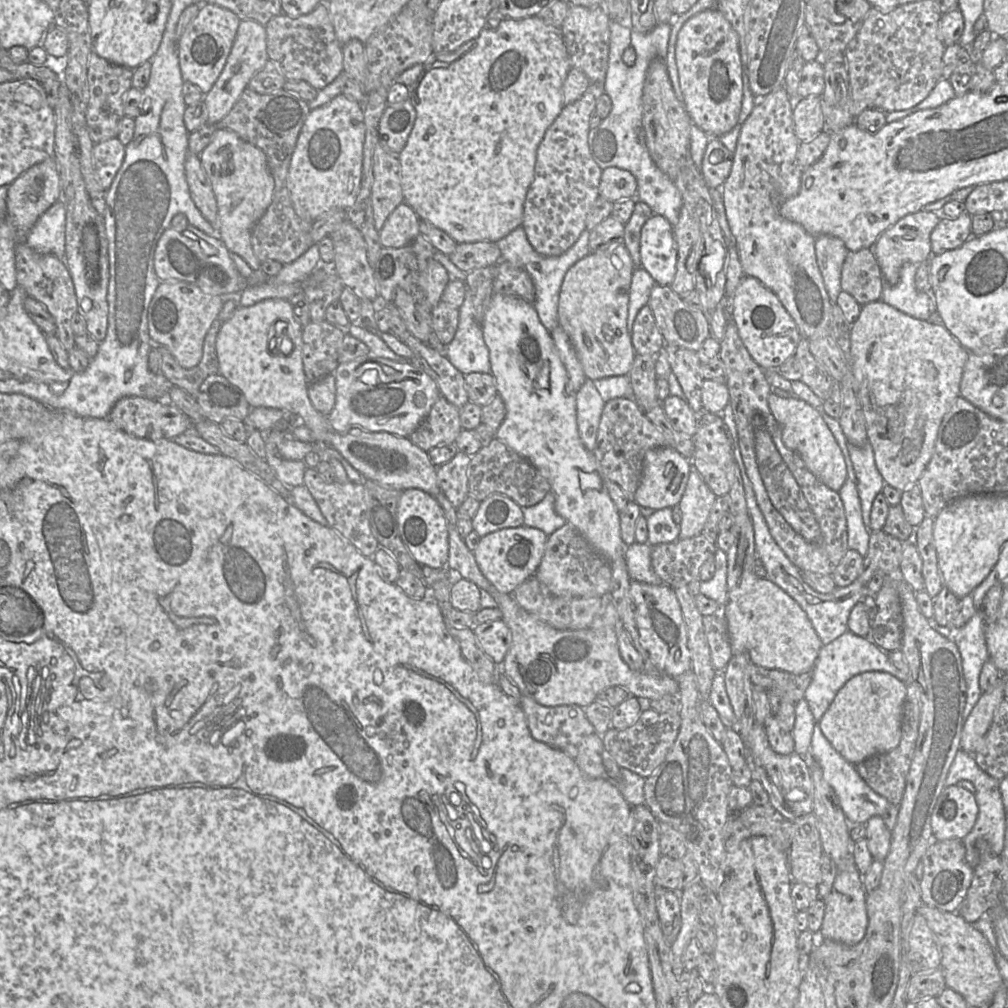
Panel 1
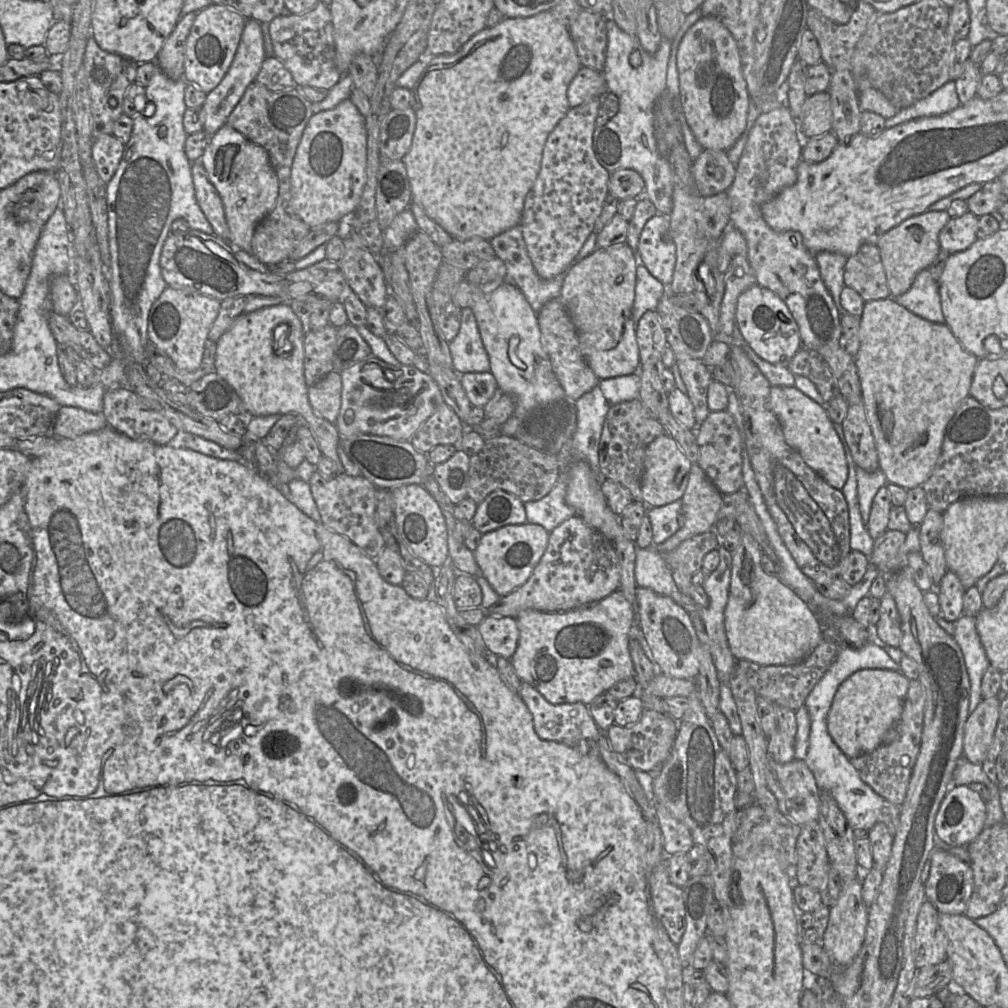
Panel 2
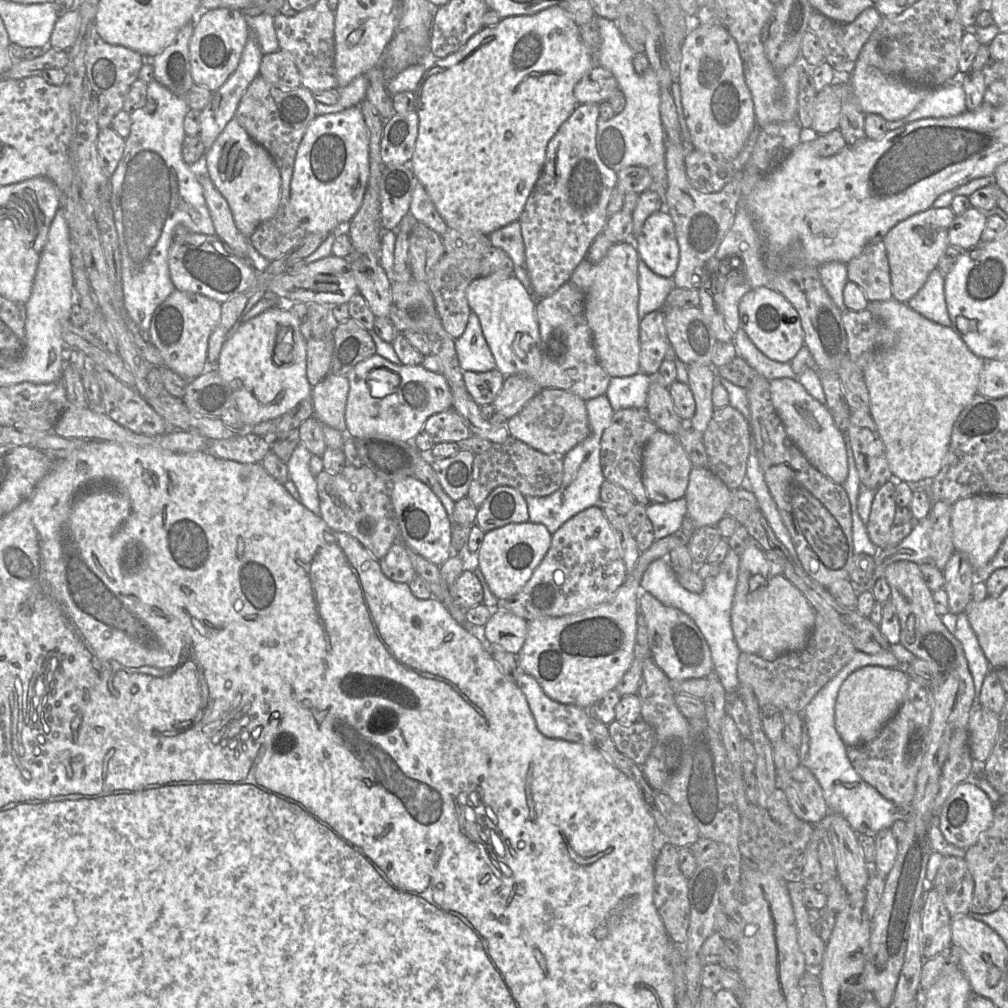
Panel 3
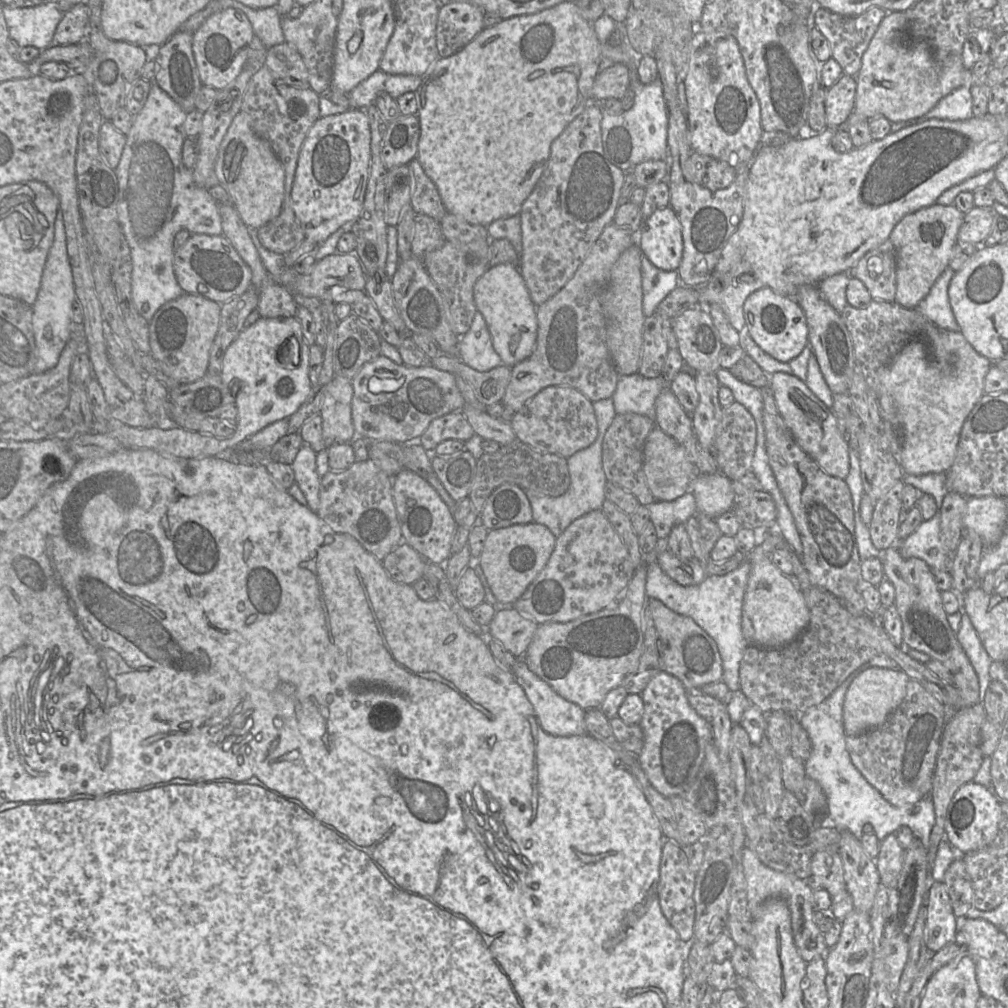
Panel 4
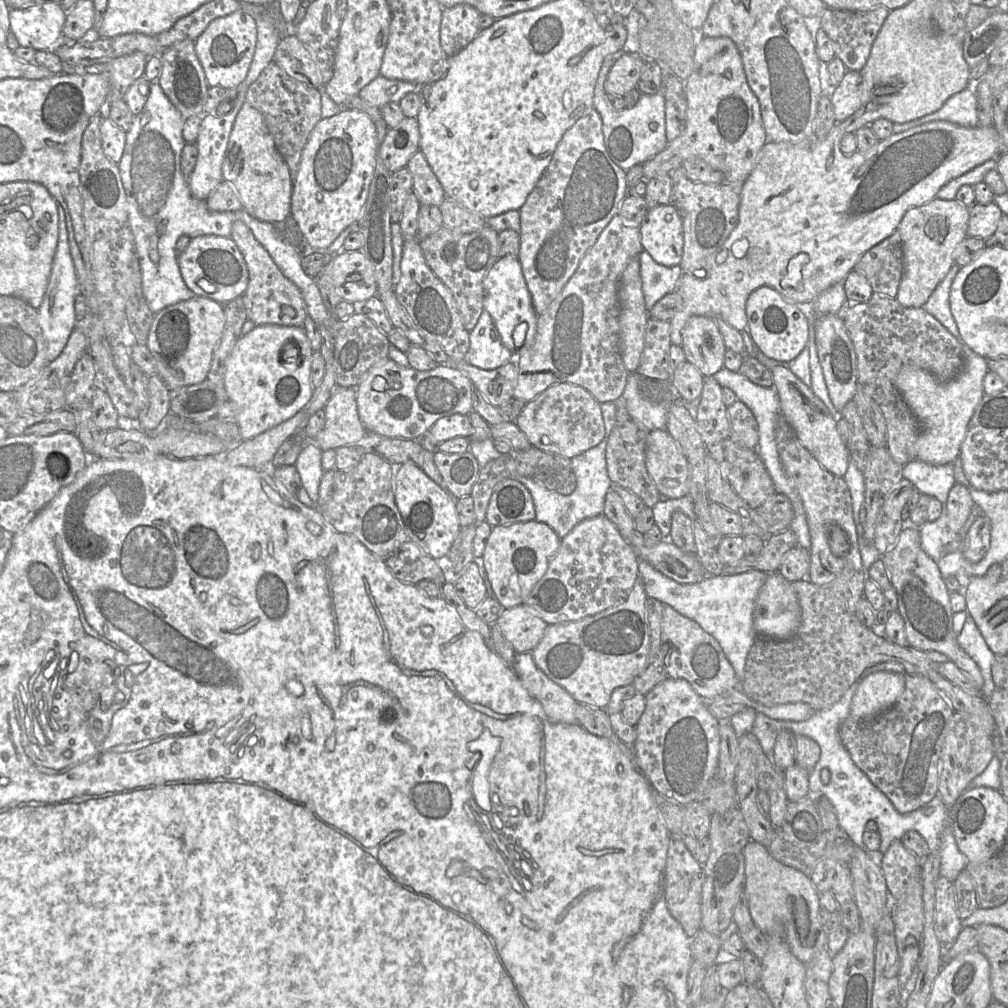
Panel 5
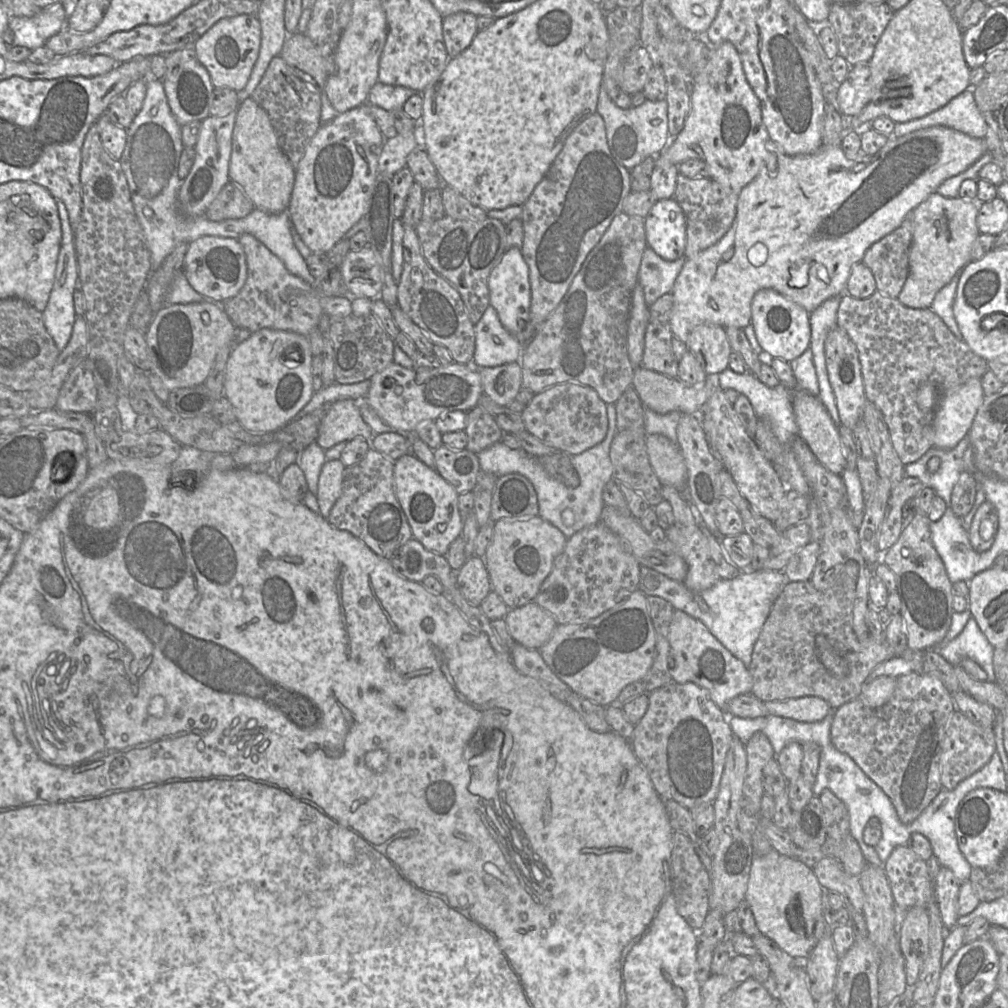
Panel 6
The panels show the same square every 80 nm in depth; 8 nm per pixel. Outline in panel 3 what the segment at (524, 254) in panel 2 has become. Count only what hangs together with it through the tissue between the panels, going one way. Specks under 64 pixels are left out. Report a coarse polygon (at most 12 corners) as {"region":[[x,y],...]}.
{"region":[[519,221],[489,235],[513,262],[513,275],[532,294]]}

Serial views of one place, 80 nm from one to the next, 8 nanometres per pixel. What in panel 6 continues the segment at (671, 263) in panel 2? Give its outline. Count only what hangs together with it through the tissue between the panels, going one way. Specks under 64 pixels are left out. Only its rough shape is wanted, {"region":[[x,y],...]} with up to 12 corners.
{"region":[[674,198],[644,220],[648,247],[666,261],[684,256],[687,222]]}

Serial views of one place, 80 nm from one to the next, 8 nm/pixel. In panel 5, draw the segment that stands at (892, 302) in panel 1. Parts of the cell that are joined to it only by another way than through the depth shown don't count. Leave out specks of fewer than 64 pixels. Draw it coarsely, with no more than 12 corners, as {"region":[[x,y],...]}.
{"region":[[954,264],[923,309],[962,341],[950,307]]}

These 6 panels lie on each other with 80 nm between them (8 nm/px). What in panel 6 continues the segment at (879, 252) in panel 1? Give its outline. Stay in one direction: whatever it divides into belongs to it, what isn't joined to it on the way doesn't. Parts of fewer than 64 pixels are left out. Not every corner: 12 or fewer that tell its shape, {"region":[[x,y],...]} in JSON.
{"region":[[932,193],[912,213],[897,297],[930,308],[971,260],[979,203]]}

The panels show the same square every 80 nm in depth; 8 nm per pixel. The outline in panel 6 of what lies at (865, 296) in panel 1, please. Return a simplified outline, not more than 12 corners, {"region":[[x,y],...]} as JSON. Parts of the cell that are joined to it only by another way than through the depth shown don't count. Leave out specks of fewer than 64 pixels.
{"region":[[911,216],[864,255],[877,290],[897,298],[909,275]]}

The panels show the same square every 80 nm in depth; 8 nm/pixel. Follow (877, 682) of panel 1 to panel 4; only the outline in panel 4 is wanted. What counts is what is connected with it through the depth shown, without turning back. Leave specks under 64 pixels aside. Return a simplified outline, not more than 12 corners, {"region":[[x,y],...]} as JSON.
{"region":[[871,667],[843,704],[847,736],[880,727],[900,705],[909,677]]}

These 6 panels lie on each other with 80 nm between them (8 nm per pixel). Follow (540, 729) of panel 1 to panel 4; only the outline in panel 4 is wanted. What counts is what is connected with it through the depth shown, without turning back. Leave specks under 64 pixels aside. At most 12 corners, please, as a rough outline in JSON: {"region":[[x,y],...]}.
{"region":[[517,660],[514,678],[540,727],[558,737],[589,736],[585,710]]}

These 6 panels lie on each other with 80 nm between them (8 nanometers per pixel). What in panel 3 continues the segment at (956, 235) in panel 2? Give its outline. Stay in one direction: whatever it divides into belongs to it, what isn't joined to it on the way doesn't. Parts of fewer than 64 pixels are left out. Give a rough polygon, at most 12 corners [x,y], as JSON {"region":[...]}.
{"region":[[971,206],[953,220],[949,244],[978,246],[987,213]]}

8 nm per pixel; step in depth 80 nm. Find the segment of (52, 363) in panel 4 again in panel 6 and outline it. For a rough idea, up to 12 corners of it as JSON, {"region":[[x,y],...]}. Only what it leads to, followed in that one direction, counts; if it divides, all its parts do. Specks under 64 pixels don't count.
{"region":[[56,201],[62,240],[53,288],[42,315],[63,351],[77,318],[79,276],[68,211]]}

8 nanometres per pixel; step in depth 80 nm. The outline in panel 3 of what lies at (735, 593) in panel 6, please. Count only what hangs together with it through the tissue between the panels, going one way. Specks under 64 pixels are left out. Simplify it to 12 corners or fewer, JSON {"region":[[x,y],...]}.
{"region":[[730,548],[698,594],[679,584],[667,557],[641,591],[683,611],[709,646],[728,694],[740,684],[731,626],[740,555]]}

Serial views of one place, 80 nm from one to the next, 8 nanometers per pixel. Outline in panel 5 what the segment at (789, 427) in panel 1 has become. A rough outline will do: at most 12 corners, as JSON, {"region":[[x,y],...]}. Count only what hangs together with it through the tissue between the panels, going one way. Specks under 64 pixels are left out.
{"region":[[785,365],[771,369],[780,415],[831,474],[850,454],[825,404]]}

